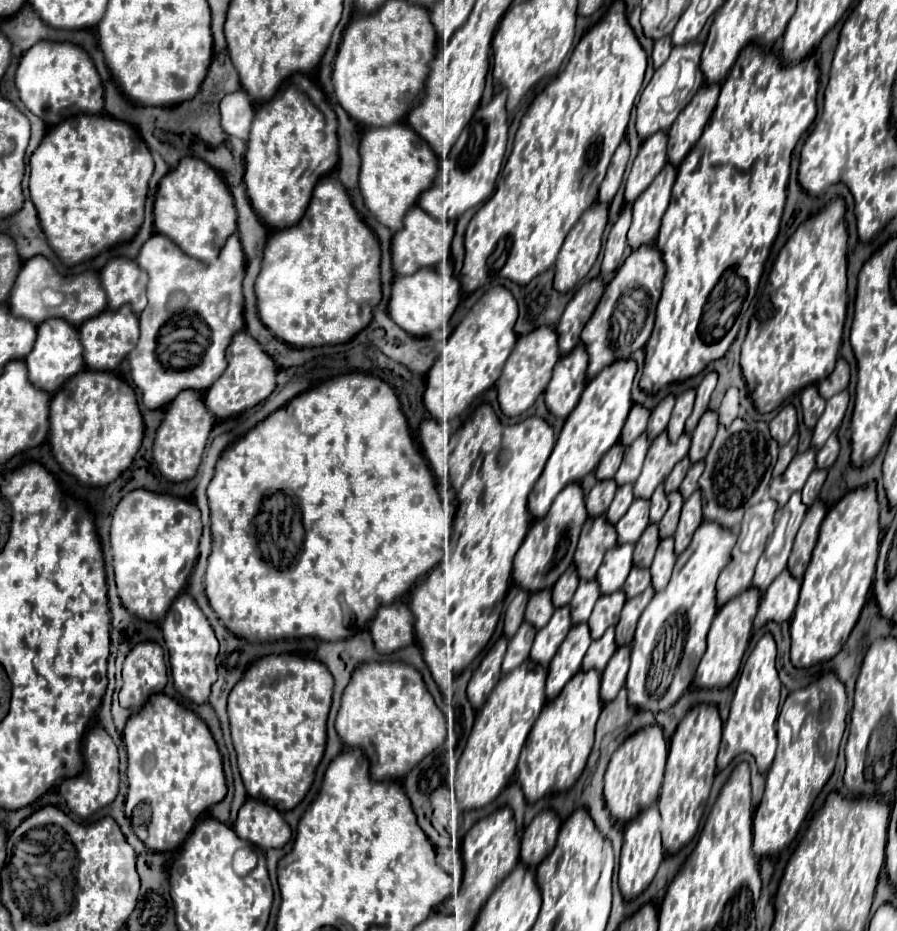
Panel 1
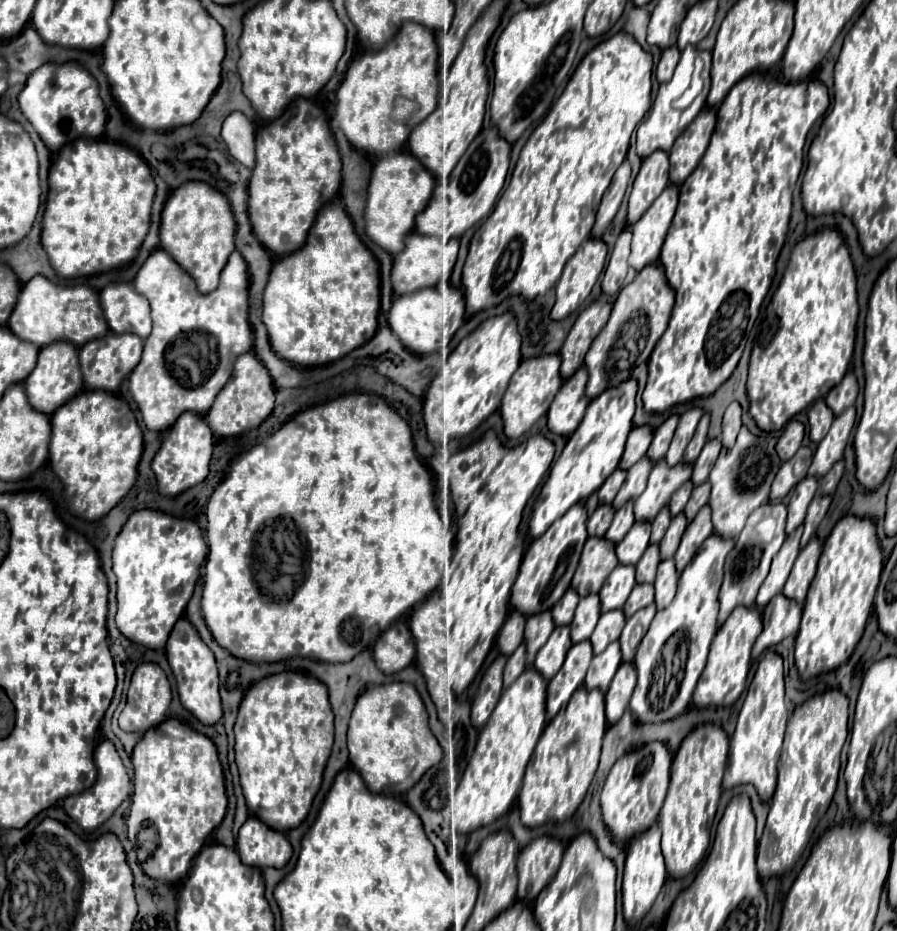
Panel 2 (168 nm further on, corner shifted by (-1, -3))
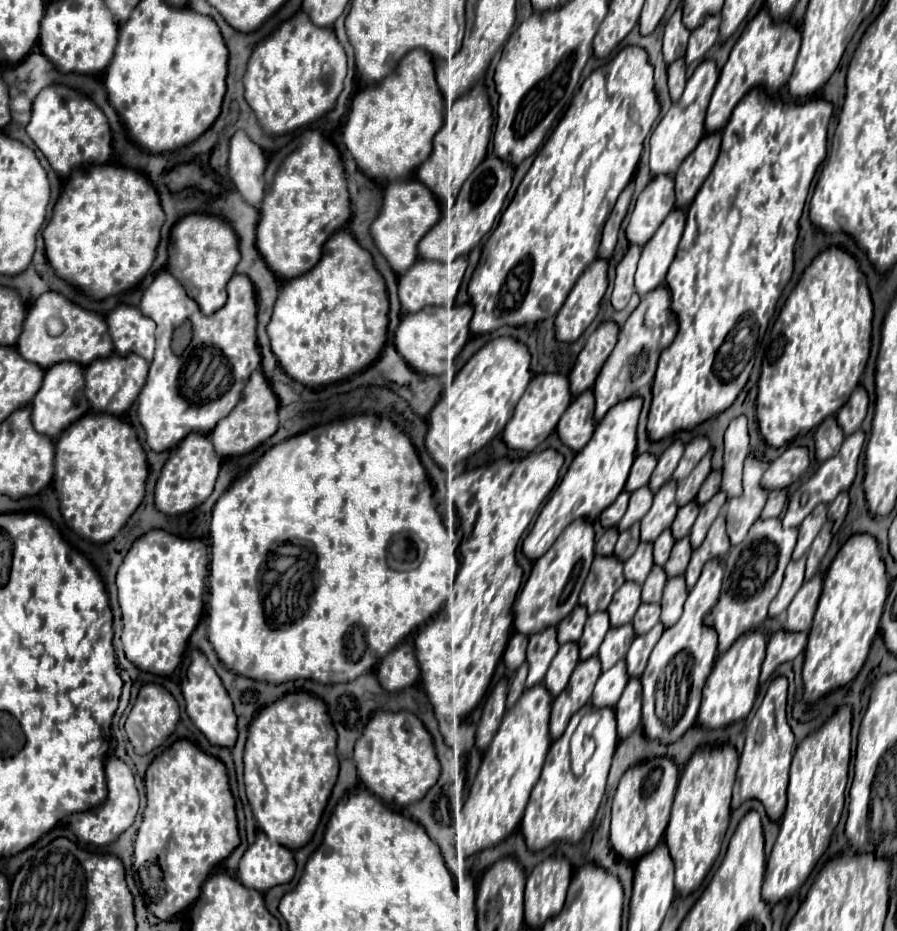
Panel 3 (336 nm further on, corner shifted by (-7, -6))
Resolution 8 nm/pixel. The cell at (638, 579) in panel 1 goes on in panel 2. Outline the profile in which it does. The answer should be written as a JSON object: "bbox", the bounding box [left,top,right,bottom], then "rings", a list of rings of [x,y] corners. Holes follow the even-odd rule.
{"bbox":[624,585,654,617],"rings":[[[636,585],[624,605],[624,613],[626,613],[626,617],[632,617],[636,611],[648,607],[650,603],[654,603],[654,587],[652,585]]]}

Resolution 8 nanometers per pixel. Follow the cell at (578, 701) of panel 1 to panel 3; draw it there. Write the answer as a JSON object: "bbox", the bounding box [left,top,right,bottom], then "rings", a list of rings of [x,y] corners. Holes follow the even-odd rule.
{"bbox":[520,704,618,850],"rings":[[[586,704],[582,710],[578,710],[570,718],[570,724],[564,730],[564,734],[550,744],[540,780],[536,782],[536,786],[530,794],[530,800],[528,800],[528,806],[526,806],[522,824],[520,824],[522,834],[524,834],[526,844],[528,844],[530,850],[542,850],[550,842],[556,842],[556,840],[566,840],[566,842],[576,844],[584,836],[584,832],[590,828],[590,824],[596,816],[596,810],[602,802],[610,760],[612,760],[614,748],[618,744],[616,720],[614,720],[614,710],[612,708],[600,708],[598,710],[600,712],[600,722],[596,724],[596,752],[592,756],[590,766],[586,766],[586,770],[580,778],[576,778],[570,772],[570,752],[568,752],[570,736],[574,732],[574,726],[578,726],[580,718],[588,712],[594,712],[592,704]]]}

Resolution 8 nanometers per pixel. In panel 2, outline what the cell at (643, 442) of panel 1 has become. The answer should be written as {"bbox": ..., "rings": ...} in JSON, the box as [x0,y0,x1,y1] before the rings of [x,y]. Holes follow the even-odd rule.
{"bbox":[612,457,652,509],"rings":[[[646,457],[628,469],[628,477],[612,503],[614,509],[620,509],[626,501],[636,499],[646,489],[646,481],[648,481],[650,471],[652,471],[652,465],[650,465],[650,461],[646,461]]]}

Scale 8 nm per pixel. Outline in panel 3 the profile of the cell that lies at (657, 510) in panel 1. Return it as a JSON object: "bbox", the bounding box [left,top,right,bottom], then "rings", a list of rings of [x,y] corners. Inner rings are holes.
{"bbox":[654,528,674,566],"rings":[[[666,528],[654,542],[654,562],[658,566],[664,566],[668,556],[670,556],[670,550],[674,546],[674,536],[672,536],[672,530]]]}

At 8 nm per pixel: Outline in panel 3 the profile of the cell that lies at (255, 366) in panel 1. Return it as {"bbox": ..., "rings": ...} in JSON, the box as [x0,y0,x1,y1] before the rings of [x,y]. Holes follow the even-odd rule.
{"bbox":[210,368,278,456],"rings":[[[258,368],[256,372],[252,372],[248,384],[244,386],[242,398],[236,404],[236,408],[224,416],[224,420],[220,420],[216,424],[216,428],[210,432],[210,440],[218,452],[218,456],[240,456],[246,454],[250,450],[254,450],[258,444],[262,444],[266,438],[270,438],[276,430],[278,430],[278,398],[272,392],[264,372]]]}

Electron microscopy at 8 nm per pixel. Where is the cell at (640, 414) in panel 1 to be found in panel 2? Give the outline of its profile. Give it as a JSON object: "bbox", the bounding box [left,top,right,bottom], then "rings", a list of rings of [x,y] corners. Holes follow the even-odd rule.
{"bbox":[620,427,652,471],"rings":[[[634,427],[630,431],[628,441],[626,441],[626,453],[622,455],[620,467],[624,471],[628,471],[634,463],[638,463],[646,455],[650,443],[652,443],[652,431],[650,431],[650,427]]]}

